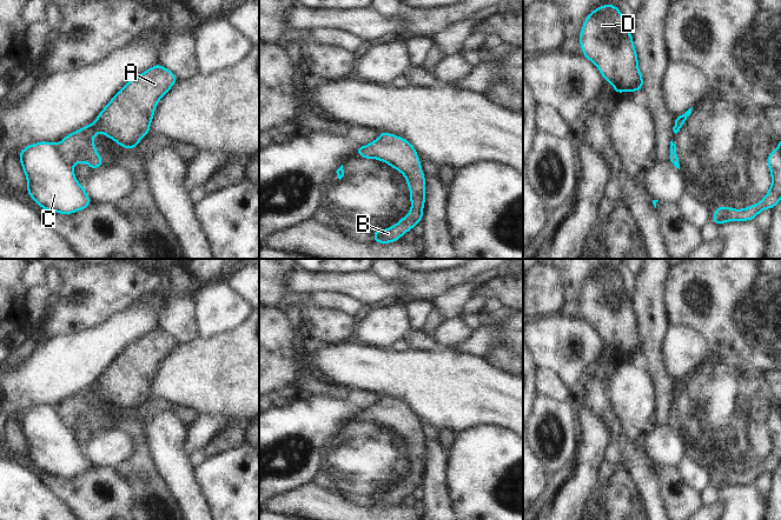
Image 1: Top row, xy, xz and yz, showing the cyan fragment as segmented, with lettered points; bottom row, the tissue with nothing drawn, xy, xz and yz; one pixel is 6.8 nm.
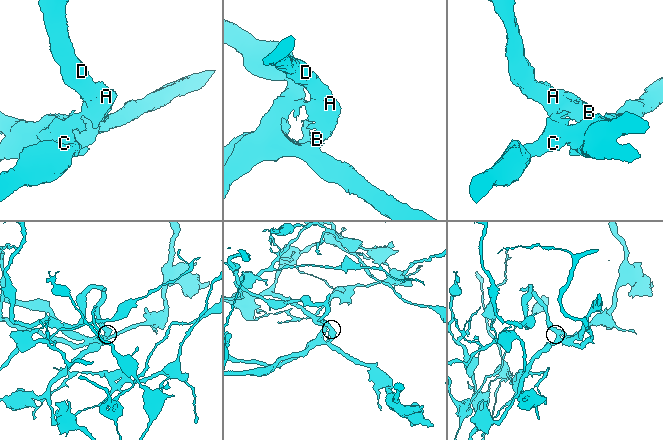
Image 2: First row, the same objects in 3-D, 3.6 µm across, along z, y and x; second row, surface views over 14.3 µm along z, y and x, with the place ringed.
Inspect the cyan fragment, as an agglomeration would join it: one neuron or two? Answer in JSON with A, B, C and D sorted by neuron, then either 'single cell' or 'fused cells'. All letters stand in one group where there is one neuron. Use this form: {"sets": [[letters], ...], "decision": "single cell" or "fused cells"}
{"sets": [["A", "B", "D"], ["C"]], "decision": "fused cells"}

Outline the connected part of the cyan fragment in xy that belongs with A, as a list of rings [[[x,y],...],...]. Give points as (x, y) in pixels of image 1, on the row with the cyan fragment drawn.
[[[159,64],[148,68],[140,75],[131,79],[112,100],[105,106],[95,119],[100,132],[126,148],[137,148],[139,141],[150,133],[150,125],[158,101],[176,84],[177,76]]]

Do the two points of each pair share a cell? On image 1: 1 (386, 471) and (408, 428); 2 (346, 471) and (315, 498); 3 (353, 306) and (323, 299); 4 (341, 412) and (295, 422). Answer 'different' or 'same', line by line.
1: same
2: different
3: same
4: same

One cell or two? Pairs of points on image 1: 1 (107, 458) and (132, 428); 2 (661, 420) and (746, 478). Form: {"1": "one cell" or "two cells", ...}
{"1": "two cells", "2": "two cells"}

